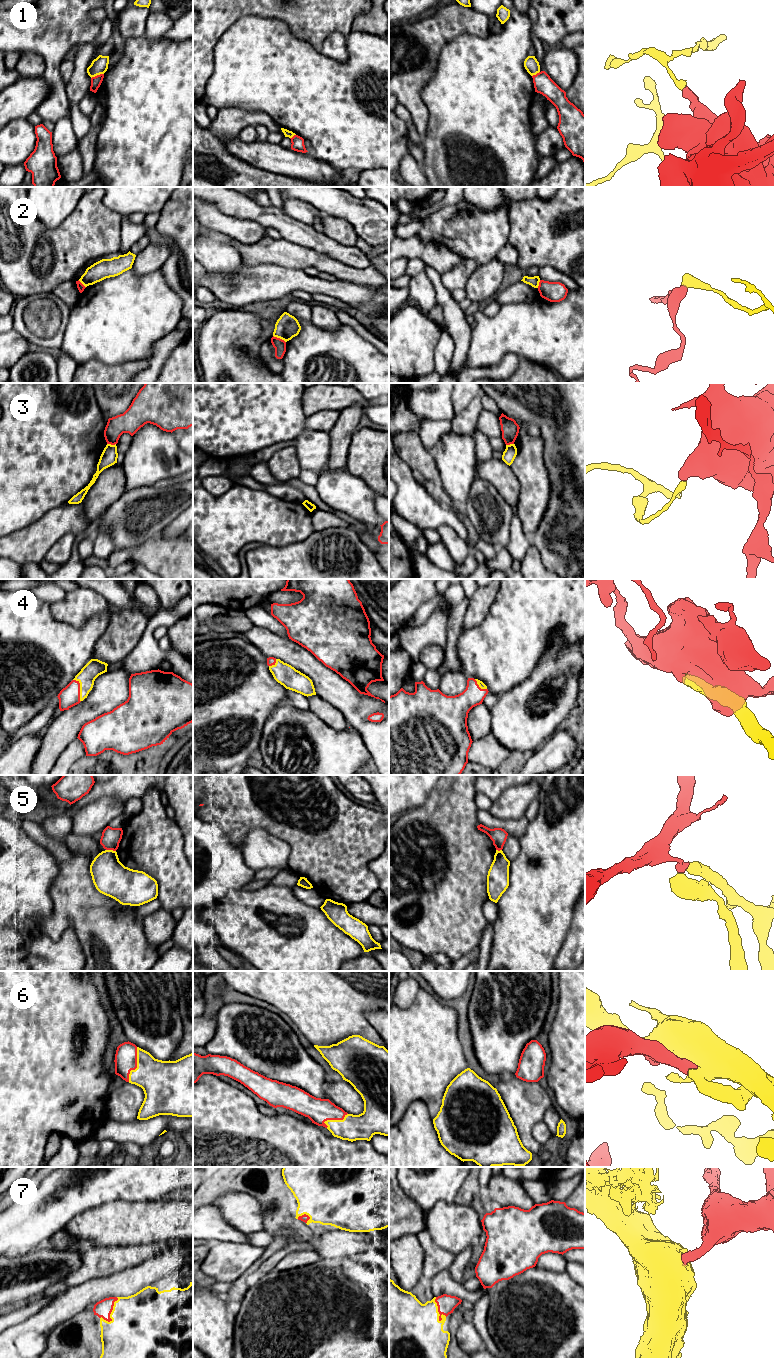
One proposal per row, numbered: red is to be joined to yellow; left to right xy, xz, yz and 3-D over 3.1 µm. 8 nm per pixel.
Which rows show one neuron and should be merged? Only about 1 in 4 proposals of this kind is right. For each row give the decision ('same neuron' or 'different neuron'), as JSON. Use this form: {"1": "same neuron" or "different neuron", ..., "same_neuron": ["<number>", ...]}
{"1": "different neuron", "2": "different neuron", "3": "different neuron", "4": "same neuron", "5": "different neuron", "6": "same neuron", "7": "same neuron", "same_neuron": ["4", "6", "7"]}

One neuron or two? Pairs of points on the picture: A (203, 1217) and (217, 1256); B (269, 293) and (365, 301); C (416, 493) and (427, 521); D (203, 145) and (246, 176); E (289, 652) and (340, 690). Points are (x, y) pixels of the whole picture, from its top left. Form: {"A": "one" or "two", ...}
{"A": "two", "B": "one", "C": "one", "D": "one", "E": "one"}

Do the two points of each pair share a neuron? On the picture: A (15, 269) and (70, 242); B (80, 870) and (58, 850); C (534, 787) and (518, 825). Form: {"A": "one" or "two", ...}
{"A": "one", "B": "two", "C": "two"}

